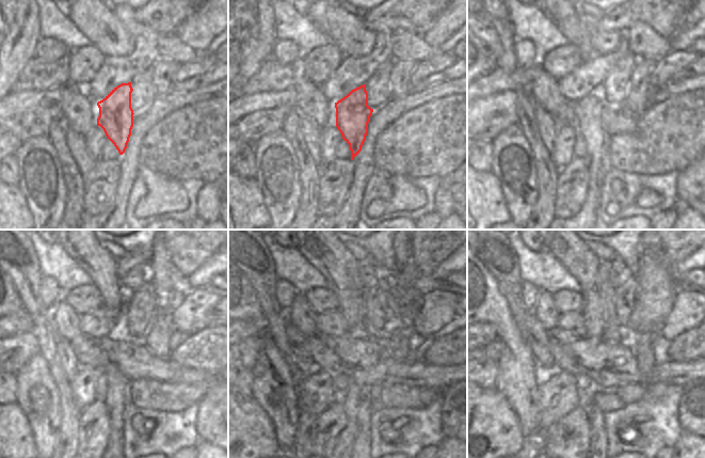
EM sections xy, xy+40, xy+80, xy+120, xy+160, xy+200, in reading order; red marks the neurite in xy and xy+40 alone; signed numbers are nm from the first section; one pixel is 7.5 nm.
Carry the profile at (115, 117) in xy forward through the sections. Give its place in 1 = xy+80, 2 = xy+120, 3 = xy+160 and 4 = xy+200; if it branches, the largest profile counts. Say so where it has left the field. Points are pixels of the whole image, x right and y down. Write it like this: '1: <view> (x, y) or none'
1: xy+80 (588, 110)
2: xy+120 (115, 399)
3: xy+160 (351, 399)
4: xy+200 (586, 398)

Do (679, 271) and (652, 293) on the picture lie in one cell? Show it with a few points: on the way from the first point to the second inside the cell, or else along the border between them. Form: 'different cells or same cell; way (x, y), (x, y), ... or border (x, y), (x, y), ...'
different cells; border (672, 265), (672, 275), (677, 283)

